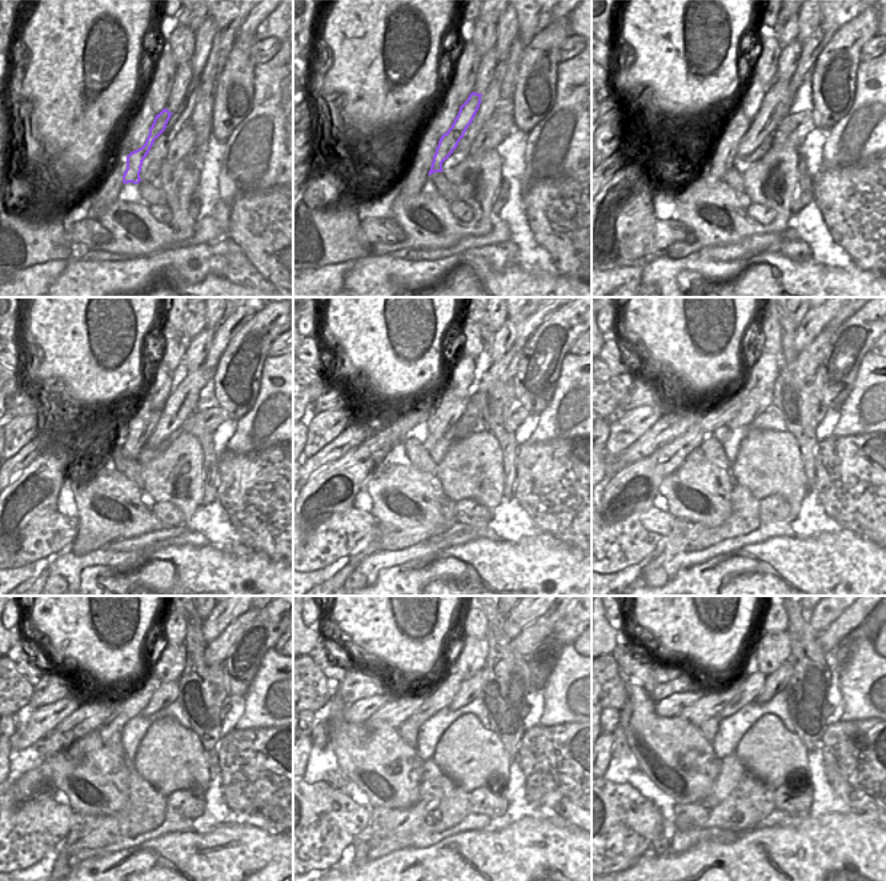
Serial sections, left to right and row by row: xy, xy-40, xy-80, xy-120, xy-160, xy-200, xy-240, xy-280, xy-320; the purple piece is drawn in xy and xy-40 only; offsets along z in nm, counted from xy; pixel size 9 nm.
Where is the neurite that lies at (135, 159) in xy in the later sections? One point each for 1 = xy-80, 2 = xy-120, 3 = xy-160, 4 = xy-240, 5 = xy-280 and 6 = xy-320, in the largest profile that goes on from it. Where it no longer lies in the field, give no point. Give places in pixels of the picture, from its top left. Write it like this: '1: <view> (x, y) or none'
1: xy-80 (780, 97)
2: xy-120 (181, 403)
3: xy-160 (502, 369)
4: xy-240 (216, 652)
5: xy-280 (528, 640)
6: xy-320 (829, 639)

